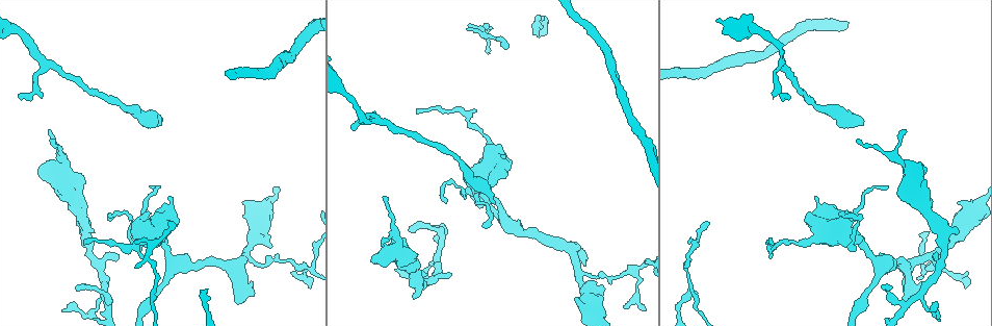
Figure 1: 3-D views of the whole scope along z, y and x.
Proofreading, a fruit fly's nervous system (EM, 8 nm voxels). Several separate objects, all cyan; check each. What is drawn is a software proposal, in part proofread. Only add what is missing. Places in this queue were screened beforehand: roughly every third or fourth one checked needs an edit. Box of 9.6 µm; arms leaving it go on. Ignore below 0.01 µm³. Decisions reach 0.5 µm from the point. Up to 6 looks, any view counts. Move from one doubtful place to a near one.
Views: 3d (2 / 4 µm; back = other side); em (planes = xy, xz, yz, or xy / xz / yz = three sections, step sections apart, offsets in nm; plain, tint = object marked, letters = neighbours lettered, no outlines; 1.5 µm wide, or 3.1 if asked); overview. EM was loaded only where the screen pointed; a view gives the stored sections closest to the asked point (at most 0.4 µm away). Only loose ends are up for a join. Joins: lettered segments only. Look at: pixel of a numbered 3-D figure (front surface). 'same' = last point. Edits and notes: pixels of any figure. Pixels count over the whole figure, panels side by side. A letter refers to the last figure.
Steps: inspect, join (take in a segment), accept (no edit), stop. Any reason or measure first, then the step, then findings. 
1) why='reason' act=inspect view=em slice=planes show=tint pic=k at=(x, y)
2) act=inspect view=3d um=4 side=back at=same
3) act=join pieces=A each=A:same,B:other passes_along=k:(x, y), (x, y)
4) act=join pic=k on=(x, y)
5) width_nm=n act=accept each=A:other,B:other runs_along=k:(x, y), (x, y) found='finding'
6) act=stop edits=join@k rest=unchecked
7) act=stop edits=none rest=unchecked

why='an open end' act=inspect view=3d um=2 side=back pic=1 at=(491, 201)

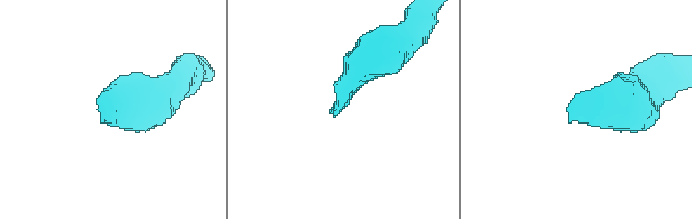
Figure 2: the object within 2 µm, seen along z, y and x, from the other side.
why='now the EM' act=inspect view=em slice=planes show=letters pic=2 at=(103, 122)

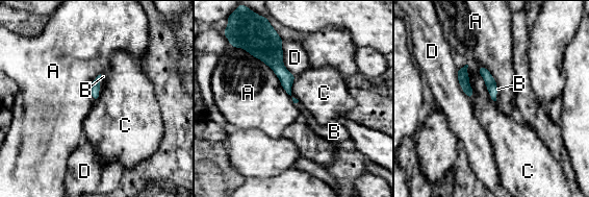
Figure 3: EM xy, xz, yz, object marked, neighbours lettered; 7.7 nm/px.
act=join pieces=B each=A:other,B:same,C:other,D:other found='it goes on there'

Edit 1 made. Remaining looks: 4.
why='redraw' act=inspect view=overview

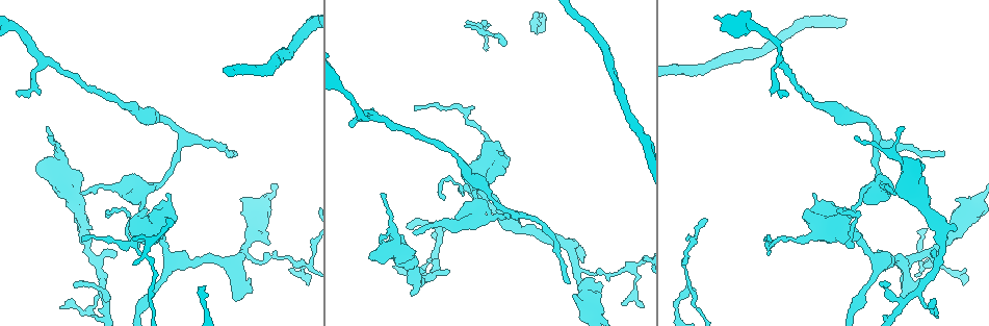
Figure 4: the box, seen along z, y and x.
why='tapers out' act=inspect view=em slice=xz step=4 show=tint pic=4 at=(353, 127)

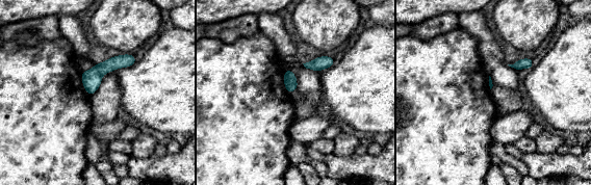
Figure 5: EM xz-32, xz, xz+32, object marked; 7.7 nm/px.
act=inspect view=em slice=planes show=tint at=same

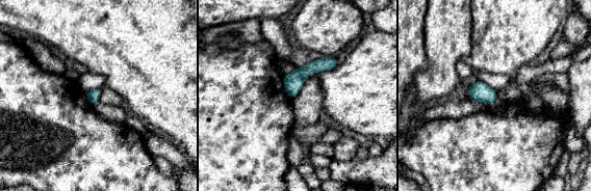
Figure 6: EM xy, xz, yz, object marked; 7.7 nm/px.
act=inspect view=em slice=planes show=letters at=same

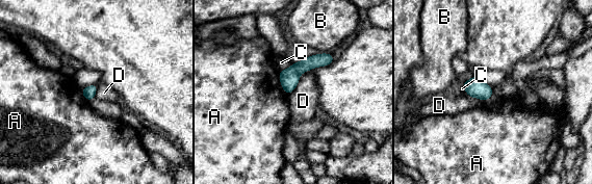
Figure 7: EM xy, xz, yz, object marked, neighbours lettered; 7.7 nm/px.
width_nm=100 act=accept each=A:other,B:other,C:other,D:other border=7:(310, 70), (287, 95) found='no lettered segment goes on from it'

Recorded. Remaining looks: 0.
act=stop edits=join@3 rest=unchecked

